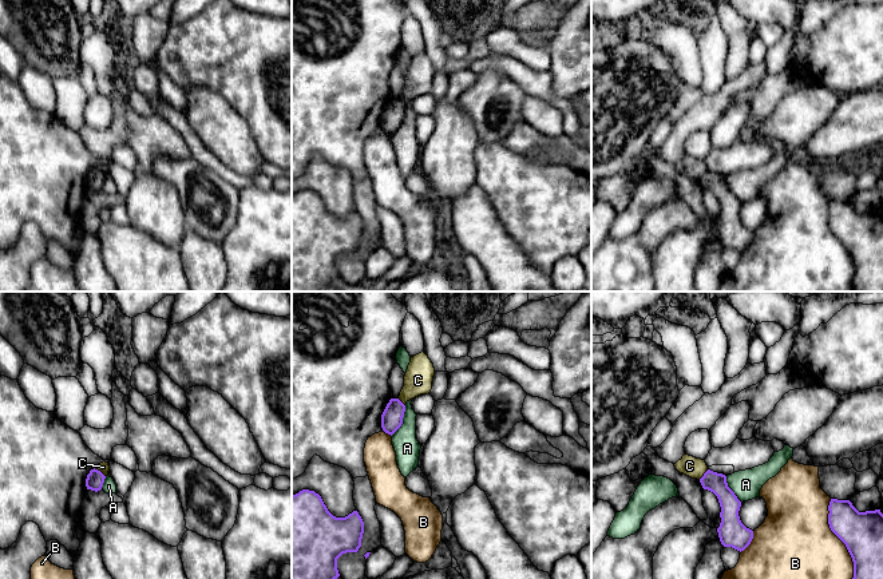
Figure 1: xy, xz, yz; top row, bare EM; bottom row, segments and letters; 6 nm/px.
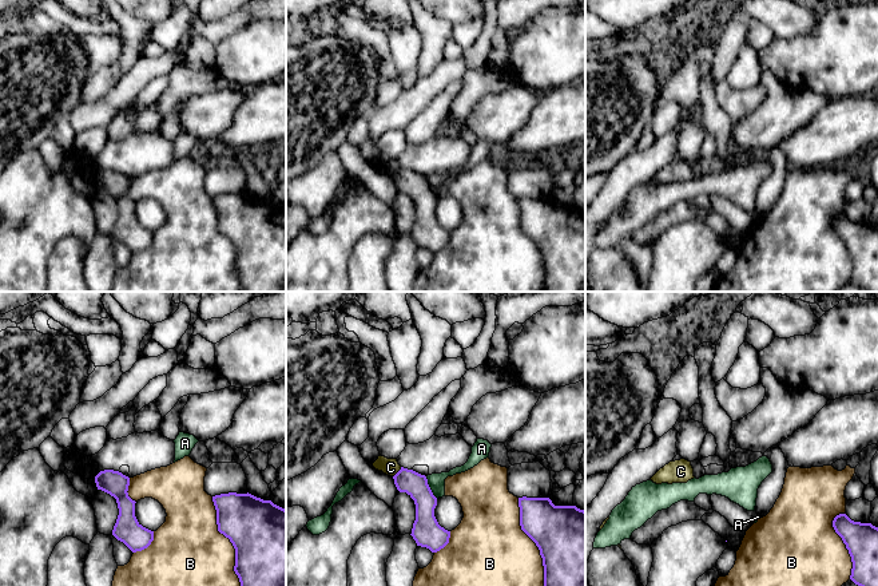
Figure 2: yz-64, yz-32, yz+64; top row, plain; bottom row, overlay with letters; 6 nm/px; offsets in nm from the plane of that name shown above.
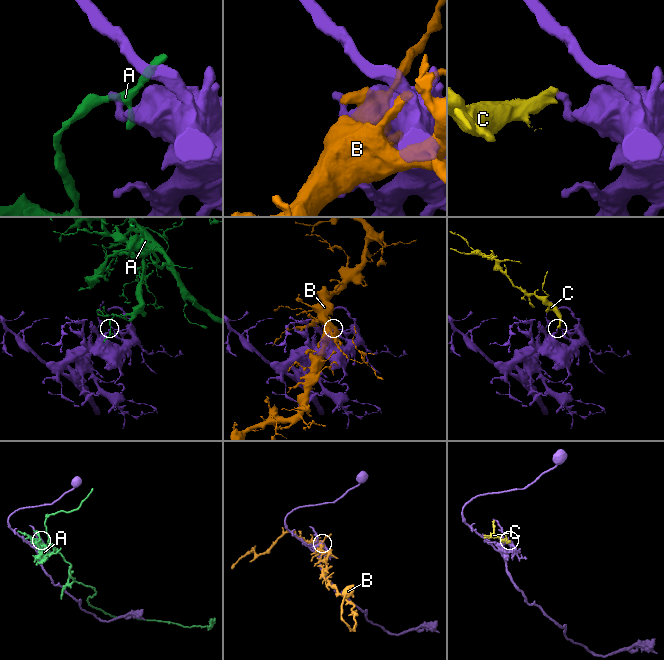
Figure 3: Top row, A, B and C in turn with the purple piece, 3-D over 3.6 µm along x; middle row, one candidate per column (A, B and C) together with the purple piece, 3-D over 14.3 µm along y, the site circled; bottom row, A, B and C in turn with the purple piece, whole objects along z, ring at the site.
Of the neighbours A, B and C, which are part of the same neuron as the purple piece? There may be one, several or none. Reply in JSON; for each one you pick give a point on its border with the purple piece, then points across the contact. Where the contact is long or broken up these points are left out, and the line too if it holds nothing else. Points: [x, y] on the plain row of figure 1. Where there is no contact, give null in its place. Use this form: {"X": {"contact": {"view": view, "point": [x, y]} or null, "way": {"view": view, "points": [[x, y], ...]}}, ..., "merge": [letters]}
{"merge": []}

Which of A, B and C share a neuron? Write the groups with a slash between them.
A / B / C

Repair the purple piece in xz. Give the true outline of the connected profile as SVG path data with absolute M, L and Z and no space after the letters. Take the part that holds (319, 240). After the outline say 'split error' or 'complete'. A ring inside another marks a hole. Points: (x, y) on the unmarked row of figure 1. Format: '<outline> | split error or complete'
M302 190L292 197L292 292L342 292L332 285L340 277L337 259L347 253L357 253L361 247L364 222L357 211L345 218L333 217L321 197Z | complete

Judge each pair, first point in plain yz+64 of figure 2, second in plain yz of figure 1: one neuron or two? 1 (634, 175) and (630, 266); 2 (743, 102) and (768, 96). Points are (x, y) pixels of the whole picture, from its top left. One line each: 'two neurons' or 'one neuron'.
1: two neurons
2: one neuron

